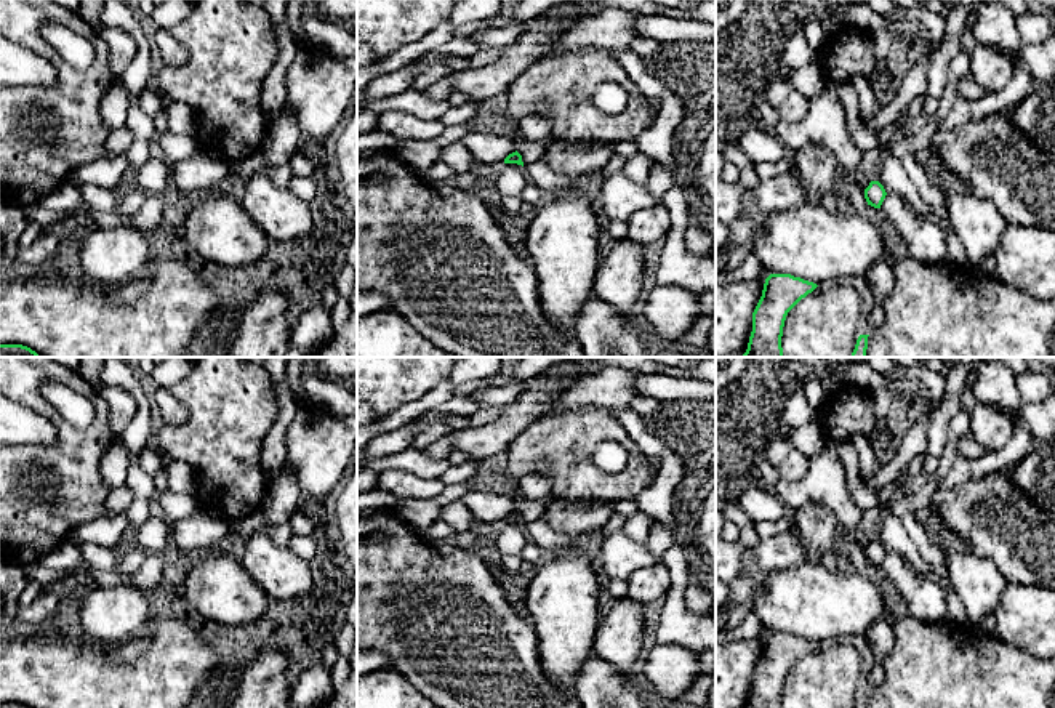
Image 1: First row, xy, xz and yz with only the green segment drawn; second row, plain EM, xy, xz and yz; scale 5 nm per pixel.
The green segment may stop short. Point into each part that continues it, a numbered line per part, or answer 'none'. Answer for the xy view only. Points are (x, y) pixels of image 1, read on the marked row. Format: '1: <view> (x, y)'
none

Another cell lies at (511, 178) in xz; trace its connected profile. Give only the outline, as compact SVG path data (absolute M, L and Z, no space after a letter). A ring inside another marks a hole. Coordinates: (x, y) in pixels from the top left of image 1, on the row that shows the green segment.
M503 162L491 184L498 187L503 197L520 197L528 179L522 165Z

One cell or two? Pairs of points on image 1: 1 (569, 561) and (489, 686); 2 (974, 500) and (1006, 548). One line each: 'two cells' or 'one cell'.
1: two cells
2: one cell

